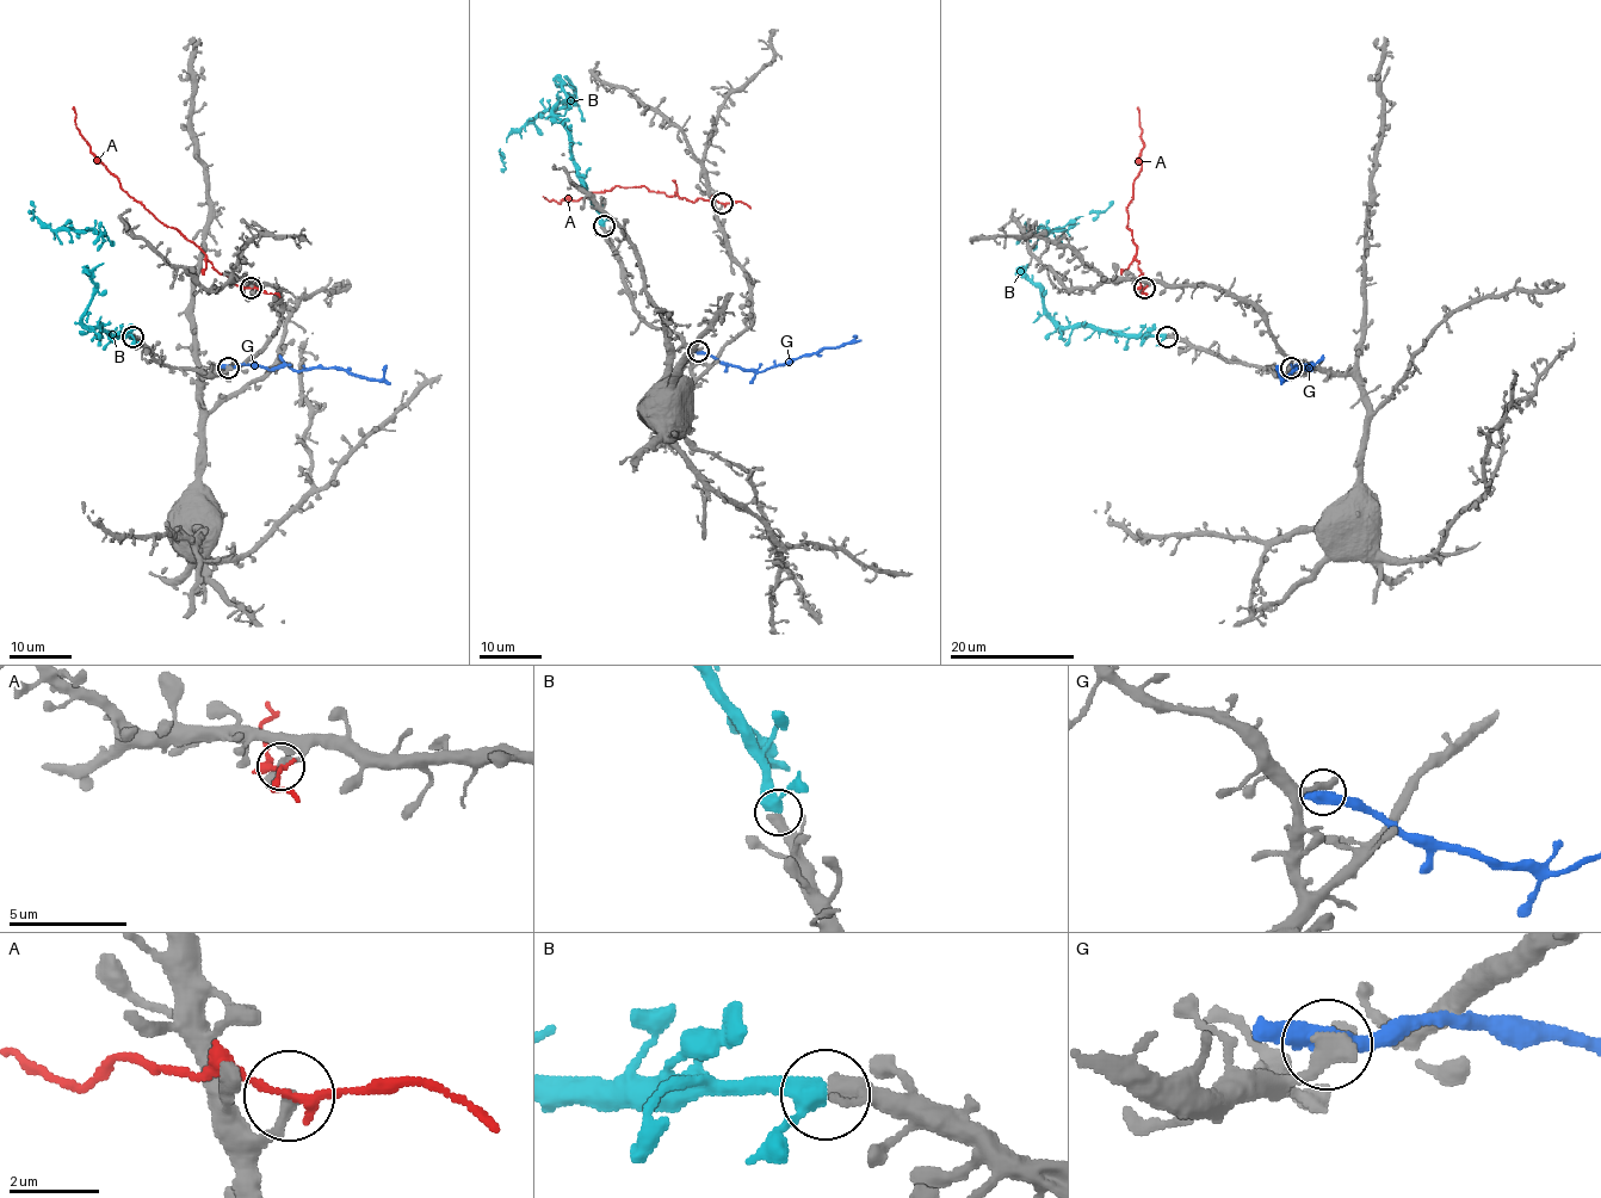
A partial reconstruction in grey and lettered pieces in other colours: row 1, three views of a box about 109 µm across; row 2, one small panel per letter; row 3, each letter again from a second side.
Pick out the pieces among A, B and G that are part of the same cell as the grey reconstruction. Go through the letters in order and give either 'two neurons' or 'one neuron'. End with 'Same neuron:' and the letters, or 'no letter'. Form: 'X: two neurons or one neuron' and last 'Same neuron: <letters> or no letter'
A: two neurons
B: one neuron
G: two neurons
Same neuron: B

